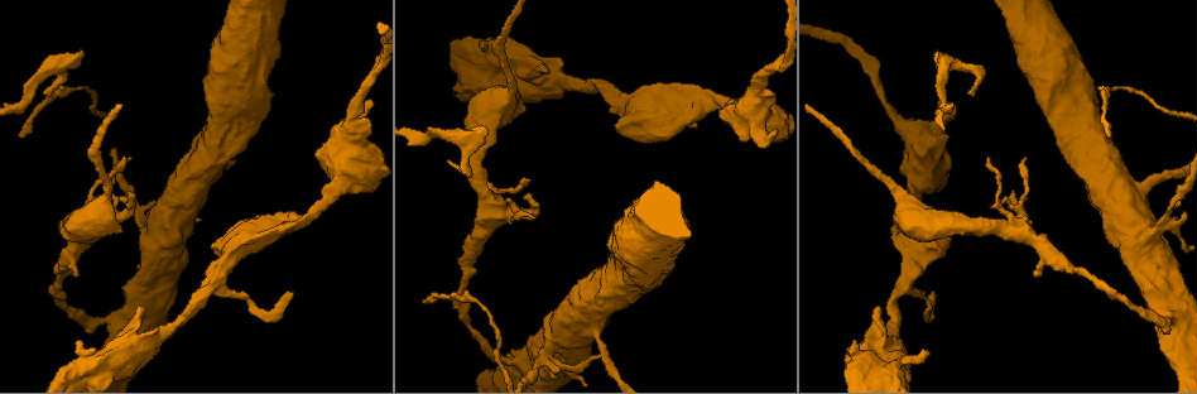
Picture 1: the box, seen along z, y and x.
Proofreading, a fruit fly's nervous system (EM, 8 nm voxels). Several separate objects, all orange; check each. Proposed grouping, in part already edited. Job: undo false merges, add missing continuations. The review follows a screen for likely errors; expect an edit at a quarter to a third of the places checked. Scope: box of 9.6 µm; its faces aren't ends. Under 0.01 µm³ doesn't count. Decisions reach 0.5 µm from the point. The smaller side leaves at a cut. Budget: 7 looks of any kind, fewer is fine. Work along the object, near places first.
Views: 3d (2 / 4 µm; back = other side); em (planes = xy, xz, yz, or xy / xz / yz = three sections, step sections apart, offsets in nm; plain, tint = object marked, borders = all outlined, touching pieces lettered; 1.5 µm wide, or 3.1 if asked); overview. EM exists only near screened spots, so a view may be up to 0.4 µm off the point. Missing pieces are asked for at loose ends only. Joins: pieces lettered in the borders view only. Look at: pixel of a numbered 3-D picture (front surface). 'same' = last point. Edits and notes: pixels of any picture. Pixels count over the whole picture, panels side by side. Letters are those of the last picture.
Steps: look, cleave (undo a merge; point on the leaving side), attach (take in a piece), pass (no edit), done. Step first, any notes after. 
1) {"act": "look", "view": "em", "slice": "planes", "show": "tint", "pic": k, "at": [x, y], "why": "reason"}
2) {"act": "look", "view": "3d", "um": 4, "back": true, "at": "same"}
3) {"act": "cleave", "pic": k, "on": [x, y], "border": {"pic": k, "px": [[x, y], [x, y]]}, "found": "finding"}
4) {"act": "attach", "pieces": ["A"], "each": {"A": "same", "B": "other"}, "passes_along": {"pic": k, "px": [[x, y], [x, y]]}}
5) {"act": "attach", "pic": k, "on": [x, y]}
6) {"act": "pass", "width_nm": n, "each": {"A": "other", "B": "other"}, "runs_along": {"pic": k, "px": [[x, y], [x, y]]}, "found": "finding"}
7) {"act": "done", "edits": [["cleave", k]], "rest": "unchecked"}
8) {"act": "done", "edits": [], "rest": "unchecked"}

{"act": "look", "view": "3d", "um": 4, "pic": 1, "at": [903, 359], "why": "sudden change in width"}

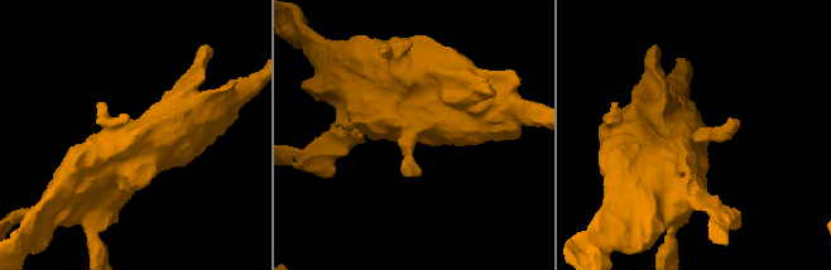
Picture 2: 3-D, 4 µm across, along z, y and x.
{"act": "look", "view": "em", "slice": "planes", "show": "tint", "pic": 2, "at": [697, 134]}

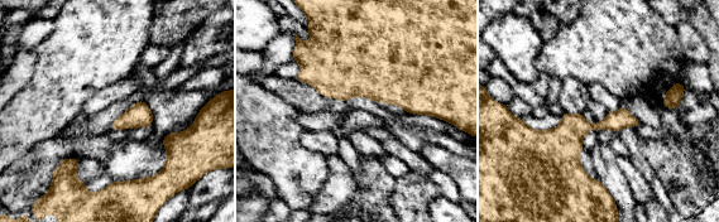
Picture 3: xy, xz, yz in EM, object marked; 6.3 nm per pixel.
{"act": "look", "view": "em", "slice": "planes", "show": "borders", "at": "same"}

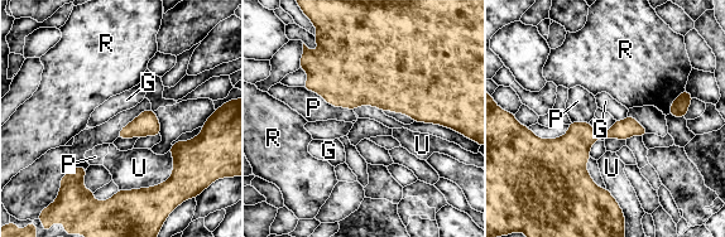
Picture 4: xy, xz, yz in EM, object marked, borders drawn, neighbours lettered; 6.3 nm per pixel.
{"act": "pass", "longest_contact_nm": ["U", 420], "each": {"G": "other", "P": "other", "R": "other", "U": "other"}, "border": {"pic": 4, "px": [[311, 90], [327, 102], [353, 111]]}, "found": "one cell here"}

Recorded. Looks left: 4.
{"act": "look", "view": "3d", "um": 4, "pic": 1, "at": [880, 308], "why": "an open end"}

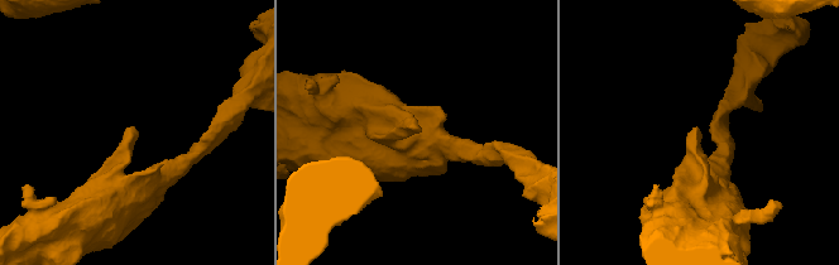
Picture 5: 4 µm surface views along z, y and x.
{"act": "look", "view": "em", "slice": "planes", "show": "tint", "pic": 5, "at": [697, 128]}

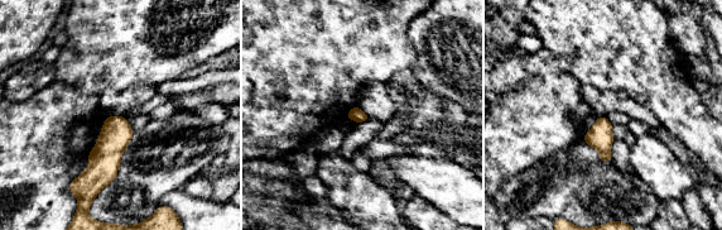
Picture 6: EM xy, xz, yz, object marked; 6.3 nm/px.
{"act": "look", "view": "em", "slice": "planes", "show": "borders", "at": "same"}

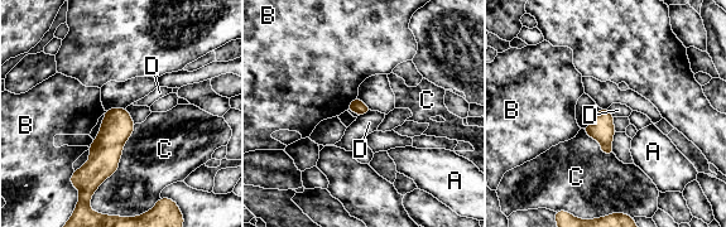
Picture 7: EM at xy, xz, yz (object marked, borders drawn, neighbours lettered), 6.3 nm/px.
{"act": "pass", "each": {"A": "other", "B": "other", "C": "other", "D": "other"}, "border": {"pic": 7, "px": [[370, 110], [359, 116]]}, "found": "no lettered piece goes on from it"}

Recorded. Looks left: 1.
{"act": "done", "edits": [], "rest": "unchecked"}

